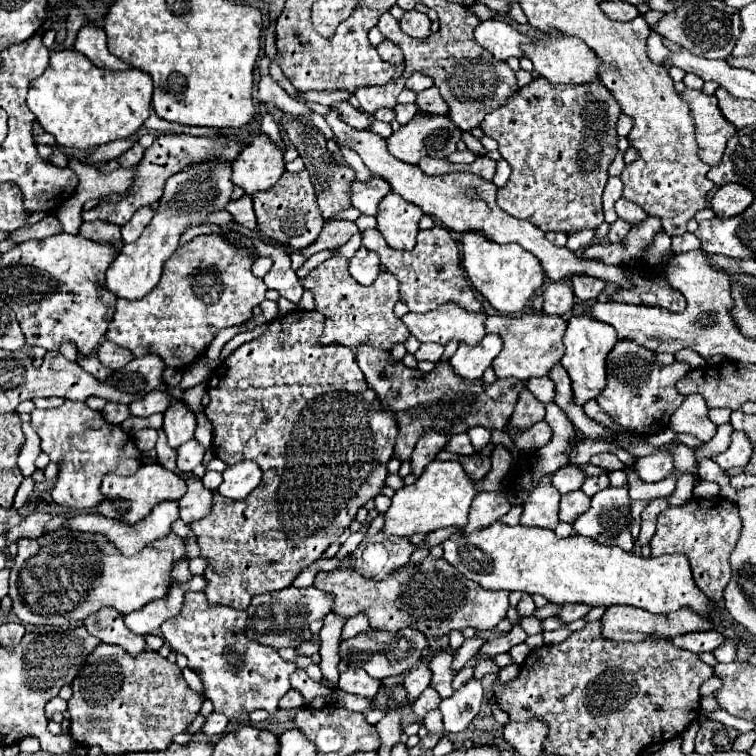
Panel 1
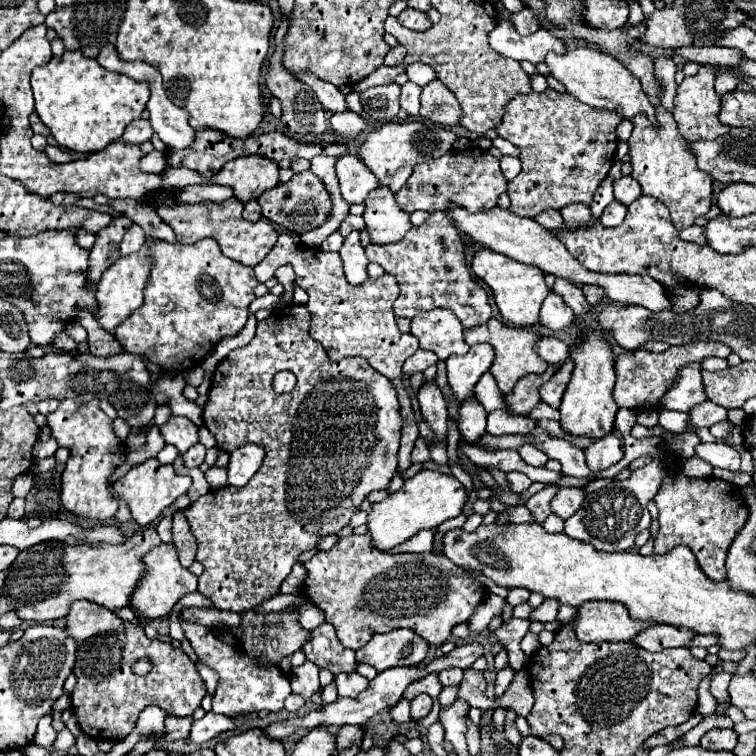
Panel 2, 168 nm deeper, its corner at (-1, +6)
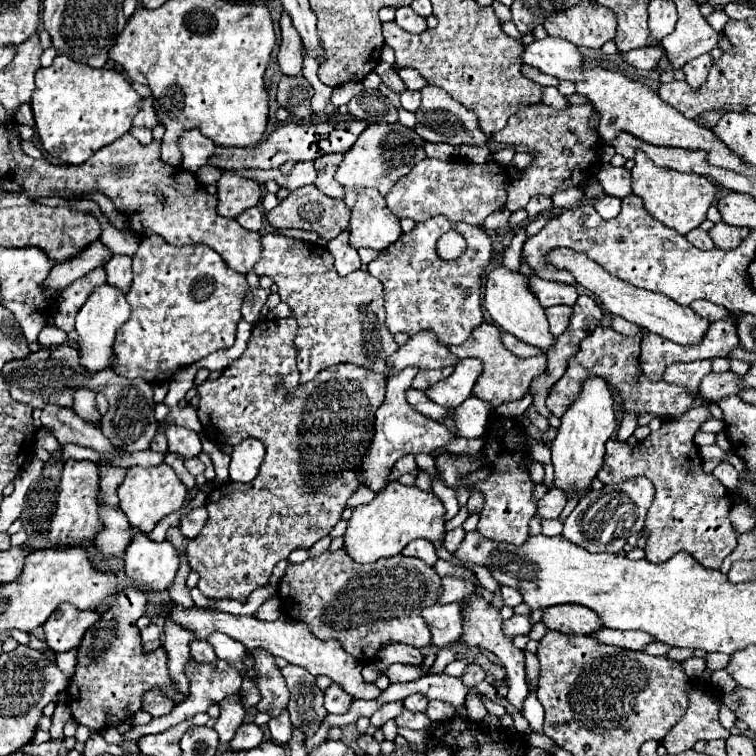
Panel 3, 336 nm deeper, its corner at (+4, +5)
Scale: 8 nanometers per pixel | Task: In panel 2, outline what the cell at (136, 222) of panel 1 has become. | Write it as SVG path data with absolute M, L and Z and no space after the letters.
M130 224L124 240L122 240L122 246L120 246L120 254L126 256L126 254L132 254L132 252L138 252L142 248L146 240L146 234L144 230L138 226L138 224Z

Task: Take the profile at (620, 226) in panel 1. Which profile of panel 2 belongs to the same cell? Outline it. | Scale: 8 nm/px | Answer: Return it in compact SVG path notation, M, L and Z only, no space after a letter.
M614 200L612 204L608 204L608 206L606 206L606 210L604 210L604 214L602 214L600 222L602 222L606 228L612 228L612 226L622 224L624 216L626 216L626 206Z

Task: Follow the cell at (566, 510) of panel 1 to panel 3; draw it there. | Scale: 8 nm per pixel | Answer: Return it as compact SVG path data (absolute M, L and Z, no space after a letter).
M549 489L549 493L539 499L539 505L537 505L537 517L539 519L557 519L565 507L565 493L559 491L559 489Z

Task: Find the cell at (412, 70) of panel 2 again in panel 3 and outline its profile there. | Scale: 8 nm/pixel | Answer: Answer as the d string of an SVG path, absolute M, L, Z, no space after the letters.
M397 69L397 75L401 77L401 81L405 83L407 89L413 89L413 91L421 91L427 83L425 79L415 71L415 69Z

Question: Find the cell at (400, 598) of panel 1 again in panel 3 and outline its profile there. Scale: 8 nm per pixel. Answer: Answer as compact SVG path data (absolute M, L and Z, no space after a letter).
M325 551L299 565L289 565L277 589L287 617L305 623L317 639L335 639L361 663L371 663L387 643L427 647L431 633L421 611L435 605L441 579L433 567L415 557L395 555L359 565L343 553Z

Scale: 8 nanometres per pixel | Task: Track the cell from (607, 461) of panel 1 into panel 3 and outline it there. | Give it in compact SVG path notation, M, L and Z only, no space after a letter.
M701 405L687 411L677 421L665 421L659 431L653 431L635 447L617 439L607 441L605 465L597 475L601 483L609 485L627 481L629 477L647 477L655 485L655 501L647 511L643 527L649 533L645 559L651 563L663 563L675 553L687 551L703 567L719 569L723 559L737 545L737 533L729 521L731 497L713 475L703 471L699 447L693 443L693 435L707 419L709 409Z

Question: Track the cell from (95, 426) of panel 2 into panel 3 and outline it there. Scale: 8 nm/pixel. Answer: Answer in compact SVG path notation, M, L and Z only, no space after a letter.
M65 461L61 485L59 485L59 501L49 527L49 543L51 547L77 547L87 541L93 541L97 531L101 529L101 521L97 515L97 489L99 489L99 469L91 461Z

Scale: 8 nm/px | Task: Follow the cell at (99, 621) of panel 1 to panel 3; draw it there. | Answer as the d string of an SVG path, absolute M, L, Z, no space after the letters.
M71 603L59 605L55 613L51 613L49 621L43 623L45 643L55 651L63 653L77 647L83 639L83 633L99 619L95 611L81 611Z

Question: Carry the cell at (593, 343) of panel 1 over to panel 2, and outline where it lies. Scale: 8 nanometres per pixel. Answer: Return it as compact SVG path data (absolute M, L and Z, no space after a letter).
M586 330L582 332L580 342L574 348L570 348L570 358L574 360L574 370L572 370L568 388L562 396L560 424L566 432L602 438L604 434L614 430L614 416L618 410L616 402L612 400L612 388L616 380L612 346L604 340L600 332Z

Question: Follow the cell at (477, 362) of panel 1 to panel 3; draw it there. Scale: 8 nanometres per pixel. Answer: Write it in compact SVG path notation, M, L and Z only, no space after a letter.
M461 359L455 365L455 371L425 391L427 399L441 407L457 407L465 399L471 397L471 389L481 373L481 361L479 359Z

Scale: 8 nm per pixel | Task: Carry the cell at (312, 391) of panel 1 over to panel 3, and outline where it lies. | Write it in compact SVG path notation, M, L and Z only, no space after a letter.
M287 317L287 319L281 319L281 321L273 321L273 319L263 319L259 321L255 327L253 327L253 333L251 333L251 339L247 343L247 349L245 353L235 359L225 371L223 375L217 379L217 381L205 381L203 385L197 387L197 393L199 393L199 409L197 409L197 415L199 415L199 421L203 425L203 435L213 441L215 445L223 447L223 445L235 446L239 444L243 439L252 437L253 439L259 439L267 453L265 453L265 465L261 465L261 473L257 475L257 479L253 479L251 483L225 483L225 485L219 485L215 487L209 497L207 497L207 511L209 511L209 521L207 525L203 527L203 531L189 541L187 545L187 557L189 557L189 565L193 571L199 573L199 591L211 599L237 599L237 601L245 601L251 591L255 591L257 587L263 587L267 585L269 577L271 577L271 571L273 567L277 565L277 561L281 559L287 559L291 551L295 549L309 549L315 541L319 541L321 537L325 537L333 525L339 521L343 509L345 509L345 503L347 499L353 495L353 491L359 487L359 481L355 477L355 473L351 471L365 455L369 443L371 443L371 437L373 437L373 417L375 417L375 411L377 407L383 403L385 399L385 375L383 373L375 373L375 371L365 371L363 367L357 367L357 365L351 365L351 363L339 363L335 367L327 367L323 373L319 373L319 377L315 377L313 381L305 383L305 385L299 385L297 379L299 377L289 377L293 373L297 373L297 361L295 361L295 345L293 345L293 339L295 339L295 333L297 333L297 321L293 317Z

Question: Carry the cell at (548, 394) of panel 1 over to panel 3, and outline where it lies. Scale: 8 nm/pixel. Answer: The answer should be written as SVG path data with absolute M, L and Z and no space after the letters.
M597 327L591 335L587 335L583 339L581 349L569 361L565 375L553 385L553 389L547 397L549 411L555 417L561 417L569 409L569 405L575 401L575 397L579 395L579 389L583 385L583 379L587 379L589 375L597 375L615 387L615 391L623 399L623 403L621 403L623 413L635 413L635 415L651 413L657 419L671 421L671 419L679 419L683 413L687 413L687 409L693 409L695 405L709 403L699 391L687 393L687 389L679 387L679 385L669 385L665 381L657 381L657 383L647 381L647 377L643 377L643 373L639 369L639 361L637 361L639 359L639 343L641 343L641 333L627 337L627 335L613 331L611 327Z

